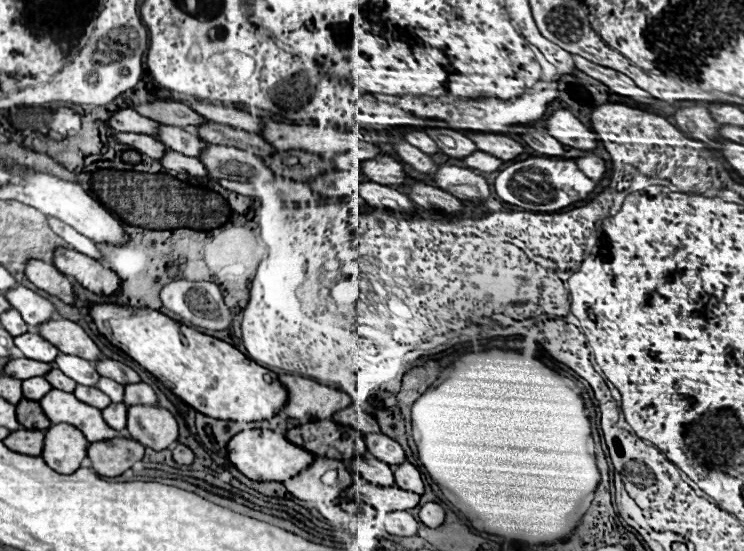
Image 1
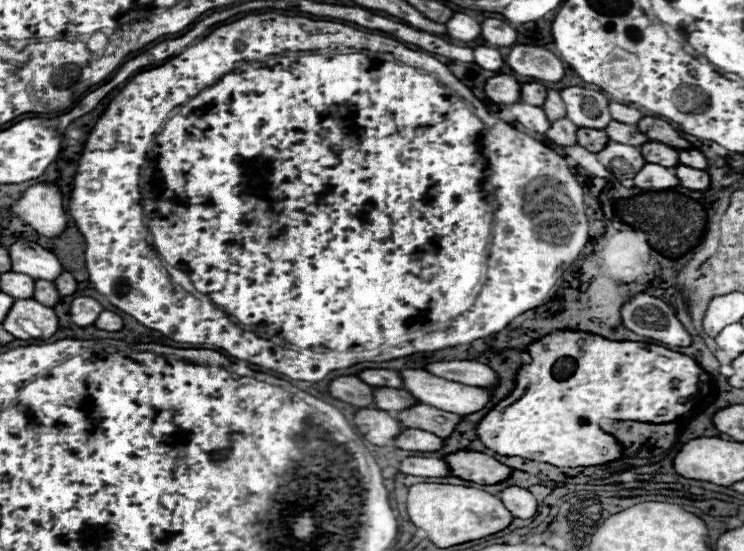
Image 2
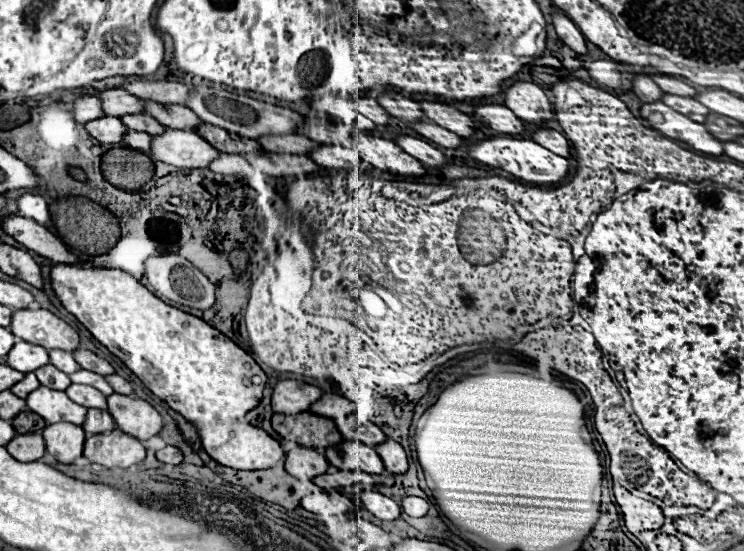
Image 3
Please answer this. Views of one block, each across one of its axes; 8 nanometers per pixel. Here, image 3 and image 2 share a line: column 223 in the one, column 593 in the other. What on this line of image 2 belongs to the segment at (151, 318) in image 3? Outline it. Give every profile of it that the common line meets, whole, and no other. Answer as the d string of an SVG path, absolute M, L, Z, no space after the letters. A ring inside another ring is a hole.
M556 330L532 342L526 352L530 354L532 362L520 366L516 374L516 384L524 384L524 394L502 412L492 408L476 428L482 444L500 456L520 456L558 468L606 464L620 458L622 448L610 434L600 430L598 420L618 418L638 422L672 422L690 410L691 402L688 399L711 392L711 378L690 356L656 344L606 340L604 336L582 330Z

